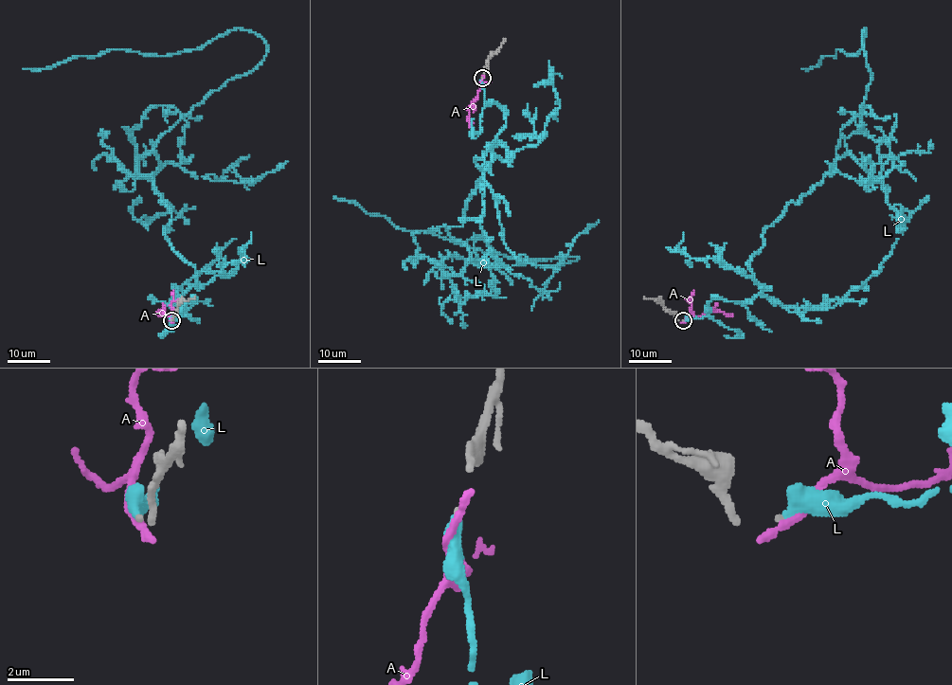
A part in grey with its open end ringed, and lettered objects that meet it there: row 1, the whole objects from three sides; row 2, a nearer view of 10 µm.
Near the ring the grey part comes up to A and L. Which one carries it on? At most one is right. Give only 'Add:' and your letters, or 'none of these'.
Add: L

